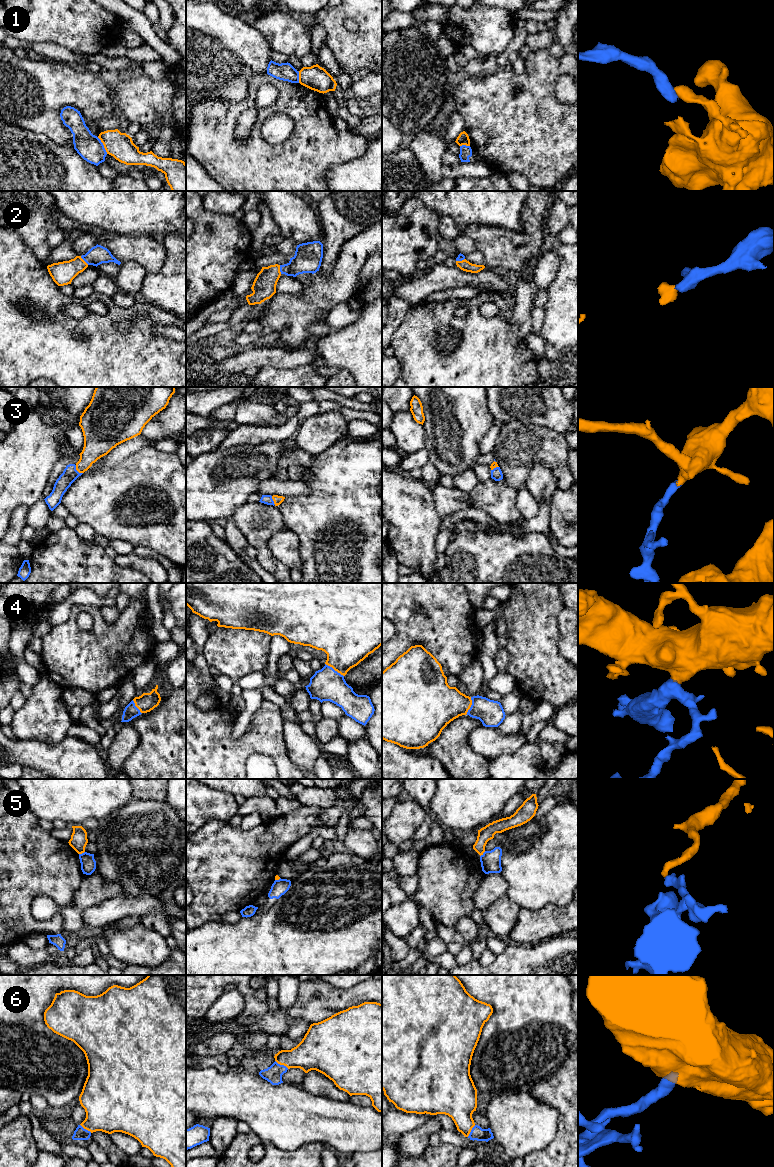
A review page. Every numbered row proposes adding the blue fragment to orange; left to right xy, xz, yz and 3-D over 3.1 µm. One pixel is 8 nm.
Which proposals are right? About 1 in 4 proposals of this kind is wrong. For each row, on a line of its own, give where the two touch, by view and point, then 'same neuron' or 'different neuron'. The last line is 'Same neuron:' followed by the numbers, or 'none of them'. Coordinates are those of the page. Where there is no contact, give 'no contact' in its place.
1: meets orange in xy at (103, 144); different neuron
2: meets orange in xy at (83, 260); same neuron
3: meets orange in xy at (77, 470); same neuron
4: meets orange in xz at (334, 669); same neuron
5: meets orange in yz at (482, 854); different neuron
6: meets orange in xz at (282, 1064); same neuron
Same neuron: 2, 3, 4, 6

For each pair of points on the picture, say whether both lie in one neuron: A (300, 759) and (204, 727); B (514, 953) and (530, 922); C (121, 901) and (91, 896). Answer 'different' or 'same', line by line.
A: different
B: different
C: different

